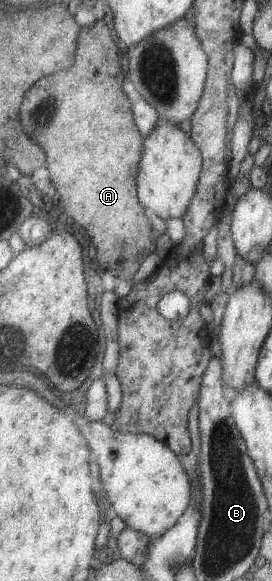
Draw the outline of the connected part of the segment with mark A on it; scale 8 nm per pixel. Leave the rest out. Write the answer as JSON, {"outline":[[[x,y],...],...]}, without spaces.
{"outline":[[[97,20],[94,22],[93,26],[80,27],[79,34],[76,40],[75,58],[73,59],[73,64],[66,71],[55,72],[55,74],[49,74],[49,76],[43,76],[39,78],[29,90],[25,90],[25,96],[21,100],[21,112],[19,112],[19,120],[25,134],[31,139],[35,140],[47,154],[47,170],[49,170],[49,178],[55,186],[55,190],[59,192],[61,198],[65,198],[65,202],[69,202],[71,206],[67,206],[69,212],[69,218],[73,222],[79,224],[85,232],[89,235],[90,241],[94,246],[96,252],[95,257],[99,263],[99,268],[102,271],[111,270],[114,276],[119,278],[119,280],[131,281],[133,274],[139,268],[141,261],[152,251],[154,251],[154,243],[152,237],[154,236],[153,229],[150,226],[150,221],[147,216],[145,216],[143,209],[144,206],[139,202],[137,198],[136,190],[136,174],[137,174],[137,164],[141,158],[141,148],[143,139],[135,126],[134,118],[131,118],[132,108],[129,106],[129,100],[127,96],[123,94],[121,90],[121,84],[123,84],[124,79],[123,70],[121,70],[121,64],[119,63],[119,50],[117,44],[111,38],[111,32],[107,27],[107,24],[103,20]]]}

